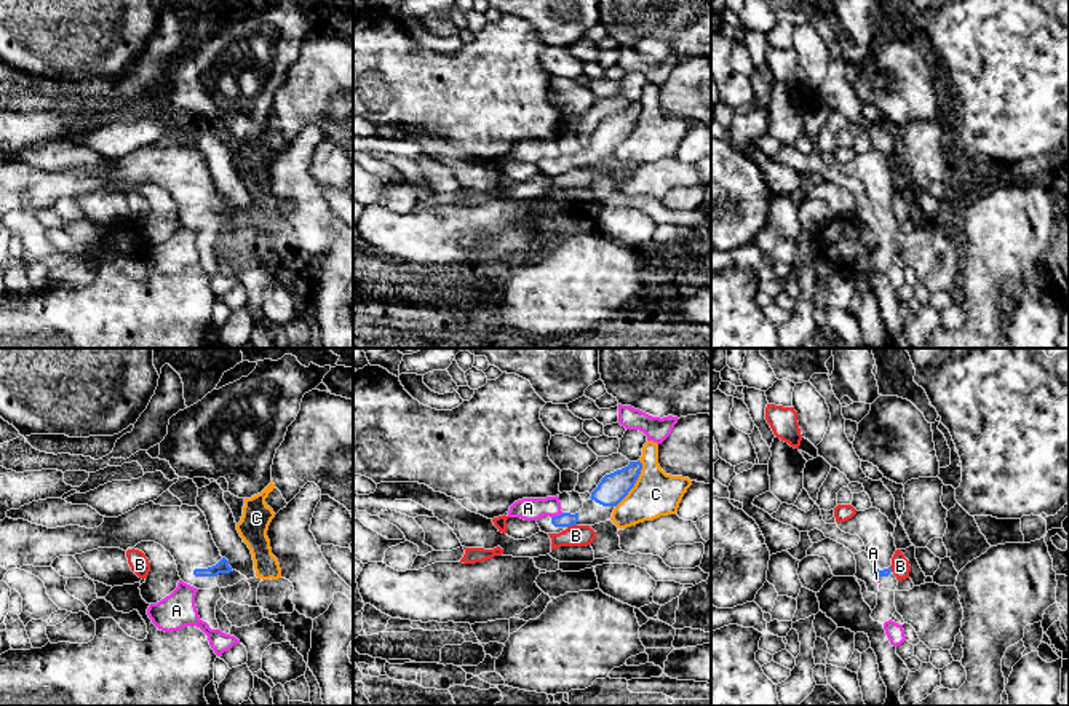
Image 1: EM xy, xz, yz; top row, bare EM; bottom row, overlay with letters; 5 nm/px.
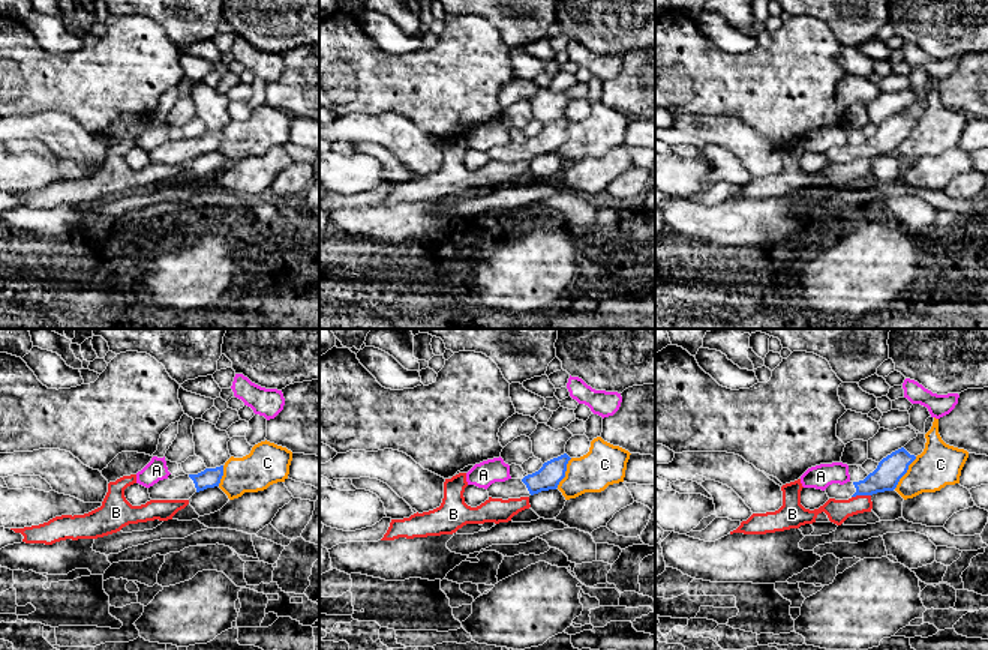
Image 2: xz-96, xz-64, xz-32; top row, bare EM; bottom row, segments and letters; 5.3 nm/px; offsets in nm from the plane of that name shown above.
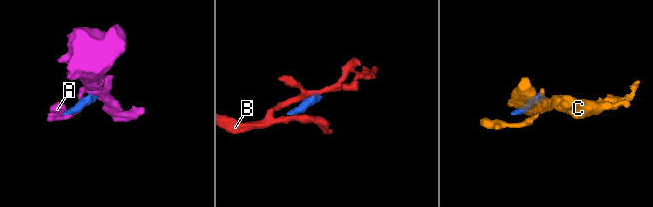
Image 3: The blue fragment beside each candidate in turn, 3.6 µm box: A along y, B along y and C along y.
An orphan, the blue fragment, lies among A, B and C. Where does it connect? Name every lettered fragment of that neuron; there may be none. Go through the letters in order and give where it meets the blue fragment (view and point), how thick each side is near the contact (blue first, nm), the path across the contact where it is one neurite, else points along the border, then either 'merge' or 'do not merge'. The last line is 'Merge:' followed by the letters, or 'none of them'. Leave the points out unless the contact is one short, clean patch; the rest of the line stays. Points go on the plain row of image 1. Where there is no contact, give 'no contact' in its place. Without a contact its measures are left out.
A: meets blue in xz at (556, 158); 80 nm thick on the blue side, 110 nm on the other; do not merge
B: meets blue in xz at (571, 166); 80 nm thick on the blue side, 110 nm on the other; border along xz (576, 165), (568, 170); do not merge
C: meets blue in xz at (635, 125); 150 nm thick on the blue side, 220 nm on the other; border along xz (639, 103), (641, 114), (635, 128), (615, 149); do not merge
Merge: none of them

